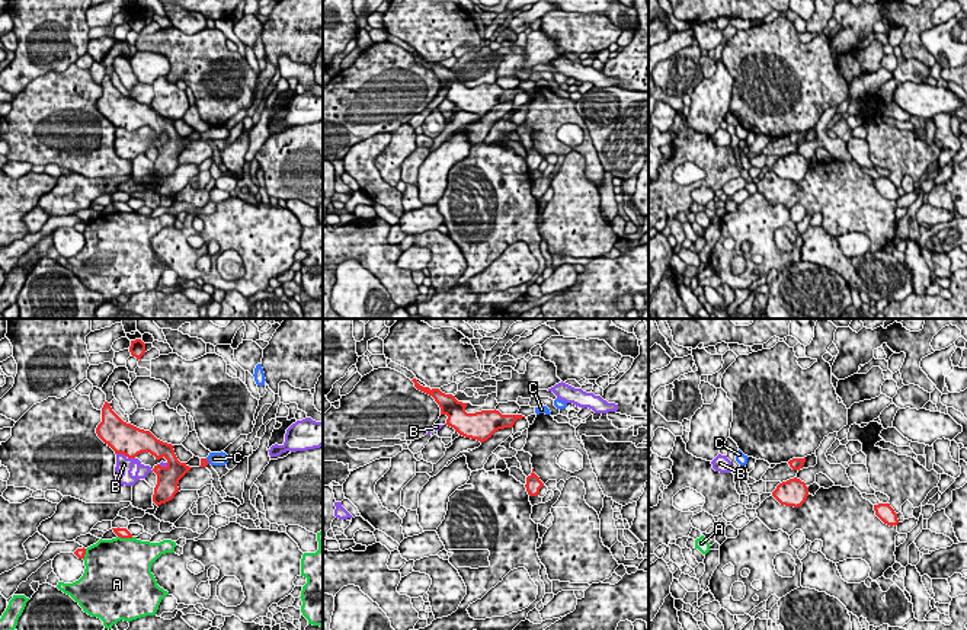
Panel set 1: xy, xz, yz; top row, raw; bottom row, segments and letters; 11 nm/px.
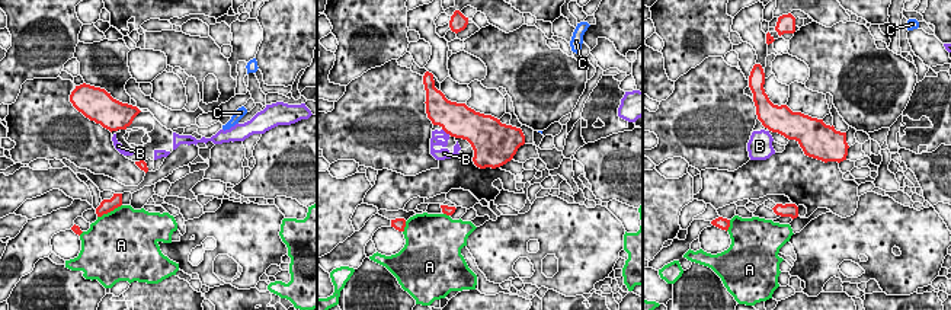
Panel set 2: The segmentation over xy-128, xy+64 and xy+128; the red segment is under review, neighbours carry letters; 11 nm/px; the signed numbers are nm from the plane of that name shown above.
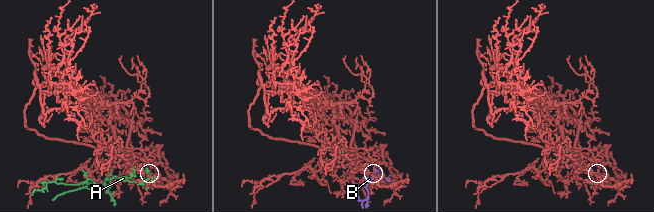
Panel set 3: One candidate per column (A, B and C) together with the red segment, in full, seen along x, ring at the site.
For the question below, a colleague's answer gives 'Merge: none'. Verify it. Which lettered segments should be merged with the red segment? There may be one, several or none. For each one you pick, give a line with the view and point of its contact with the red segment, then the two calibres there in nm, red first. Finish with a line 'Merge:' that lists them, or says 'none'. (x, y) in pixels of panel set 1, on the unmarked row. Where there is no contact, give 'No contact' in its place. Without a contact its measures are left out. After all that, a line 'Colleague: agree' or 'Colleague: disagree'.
C: Touches red at xy (207, 136). Thickness 90 nm (red) against 160 nm
Merge: C
Colleague: disagree

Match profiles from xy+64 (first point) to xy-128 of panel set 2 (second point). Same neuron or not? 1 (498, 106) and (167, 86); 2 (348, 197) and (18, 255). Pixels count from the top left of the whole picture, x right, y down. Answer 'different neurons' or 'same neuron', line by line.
1: same neuron
2: different neurons

